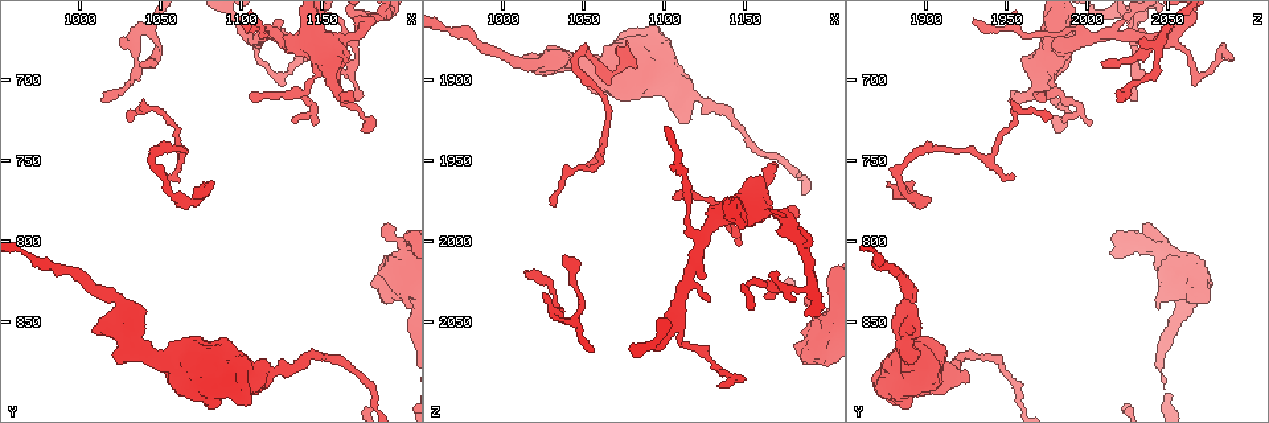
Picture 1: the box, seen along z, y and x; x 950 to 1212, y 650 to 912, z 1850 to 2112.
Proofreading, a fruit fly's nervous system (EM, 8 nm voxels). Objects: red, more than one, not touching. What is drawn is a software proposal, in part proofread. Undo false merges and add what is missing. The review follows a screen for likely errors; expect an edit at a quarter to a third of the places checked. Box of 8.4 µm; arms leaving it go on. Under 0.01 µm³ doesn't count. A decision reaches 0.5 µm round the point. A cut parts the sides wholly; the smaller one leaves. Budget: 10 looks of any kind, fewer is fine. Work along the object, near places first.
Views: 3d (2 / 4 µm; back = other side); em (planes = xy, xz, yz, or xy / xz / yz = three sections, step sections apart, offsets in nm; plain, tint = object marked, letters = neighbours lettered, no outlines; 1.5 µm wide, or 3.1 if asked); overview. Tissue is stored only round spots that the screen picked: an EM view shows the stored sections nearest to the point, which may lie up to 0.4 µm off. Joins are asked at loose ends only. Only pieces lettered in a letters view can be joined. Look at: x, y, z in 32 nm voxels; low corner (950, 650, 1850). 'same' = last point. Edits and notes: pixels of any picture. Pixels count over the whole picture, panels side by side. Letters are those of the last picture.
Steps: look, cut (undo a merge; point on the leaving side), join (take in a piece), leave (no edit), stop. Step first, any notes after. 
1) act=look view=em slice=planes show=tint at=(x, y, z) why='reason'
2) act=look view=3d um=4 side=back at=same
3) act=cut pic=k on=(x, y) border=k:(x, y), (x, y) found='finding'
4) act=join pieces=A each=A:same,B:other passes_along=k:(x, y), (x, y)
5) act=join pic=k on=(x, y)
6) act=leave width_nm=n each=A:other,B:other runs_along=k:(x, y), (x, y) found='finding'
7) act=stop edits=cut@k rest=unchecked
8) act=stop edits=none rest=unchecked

act=look view=em um=3.1 slice=planes show=tint at=(1030, 722, 1980) why='branch stops here'

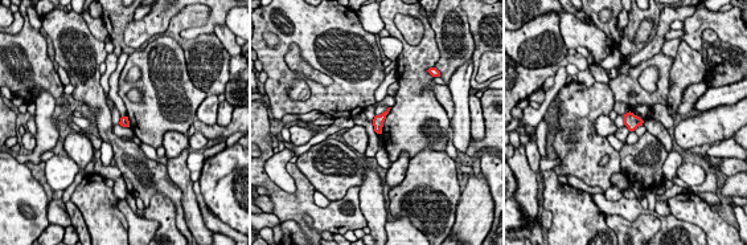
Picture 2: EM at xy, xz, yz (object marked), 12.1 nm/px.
act=look view=em um=3.1 slice=planes show=letters at=same why='what lies round it'

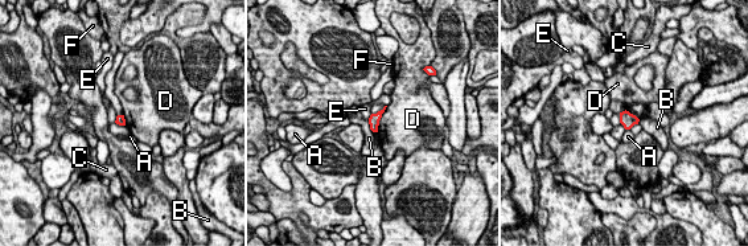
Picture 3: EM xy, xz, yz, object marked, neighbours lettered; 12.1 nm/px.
act=leave width_nm=100 each=A:other,B:other,C:other,D:other,E:other,F:other border=3:(368, 121), (369, 128), (373, 132) found='none of them fits'

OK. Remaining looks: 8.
act=look view=em slice=planes show=plain at=(1172, 712, 2028)

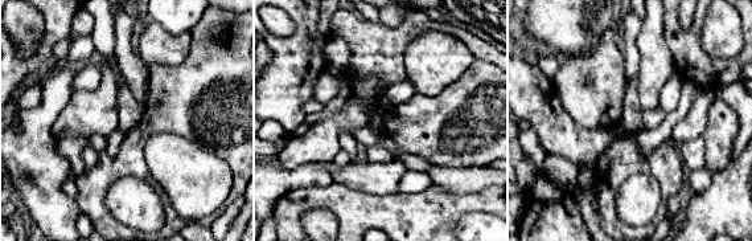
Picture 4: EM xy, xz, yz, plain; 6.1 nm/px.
act=look view=em slice=planes show=letters at=same

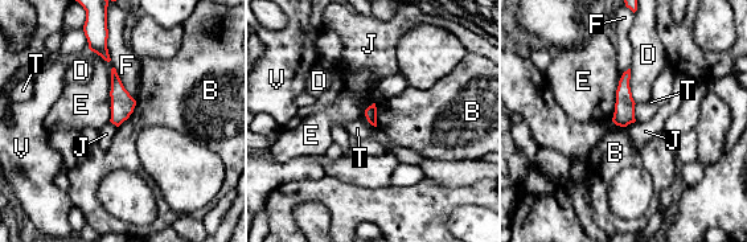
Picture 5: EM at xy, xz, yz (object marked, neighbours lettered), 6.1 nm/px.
act=leave longest_contact=E:340nm each=B:other,D:other,E:other,F:other,J:other,T:other,V:other found='none of them fits'

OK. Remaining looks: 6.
act=look view=3d um=2 at=(1152, 680, 2084) why='thin end'

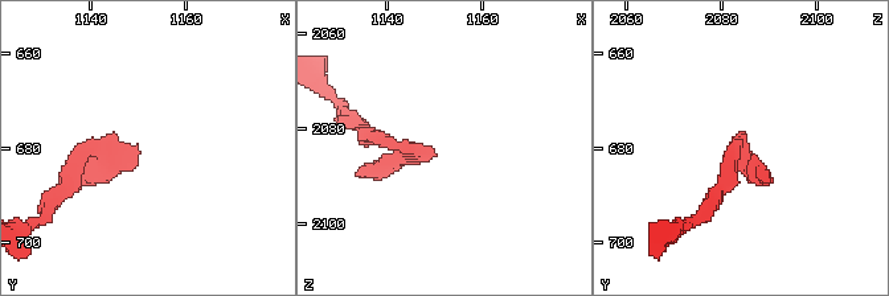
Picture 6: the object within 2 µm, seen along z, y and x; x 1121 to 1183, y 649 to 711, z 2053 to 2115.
act=look view=em slice=planes show=letters at=(1151, 680, 2085) why='need the tissue'

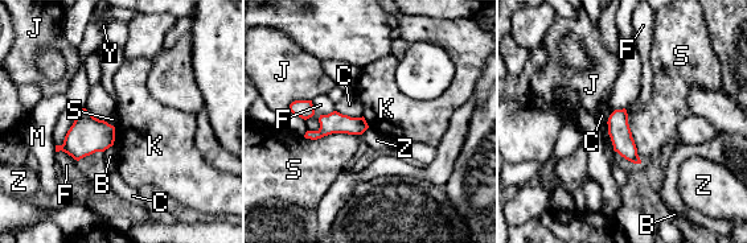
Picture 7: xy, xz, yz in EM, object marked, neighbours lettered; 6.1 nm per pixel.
act=leave each=B:other,C:other,F:other,J:other,K:other,M:other,S:other,Y:other,Z:other border=7:(115, 127), (115, 140), (111, 145) found='no lettered piece goes on from it'

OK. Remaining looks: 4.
act=look view=em slice=yz step=4 show=tint at=(1168, 712, 1950) why='branch stops here'

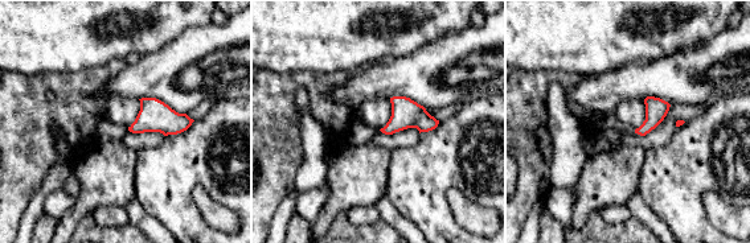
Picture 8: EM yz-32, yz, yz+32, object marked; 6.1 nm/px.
act=look view=em slice=yz step=4 show=letters at=same

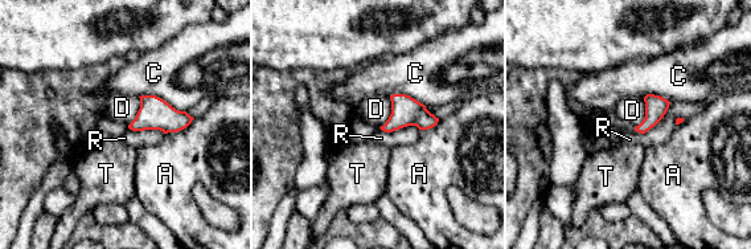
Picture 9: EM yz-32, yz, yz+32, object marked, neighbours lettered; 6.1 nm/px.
act=leave width_nm=120 each=A:other,C:other,D:other,R:other,T:other border=9:(390, 97), (390, 115), (380, 127) found='none of them fits'

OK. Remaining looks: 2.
act=stop edits=none rest=unchecked

